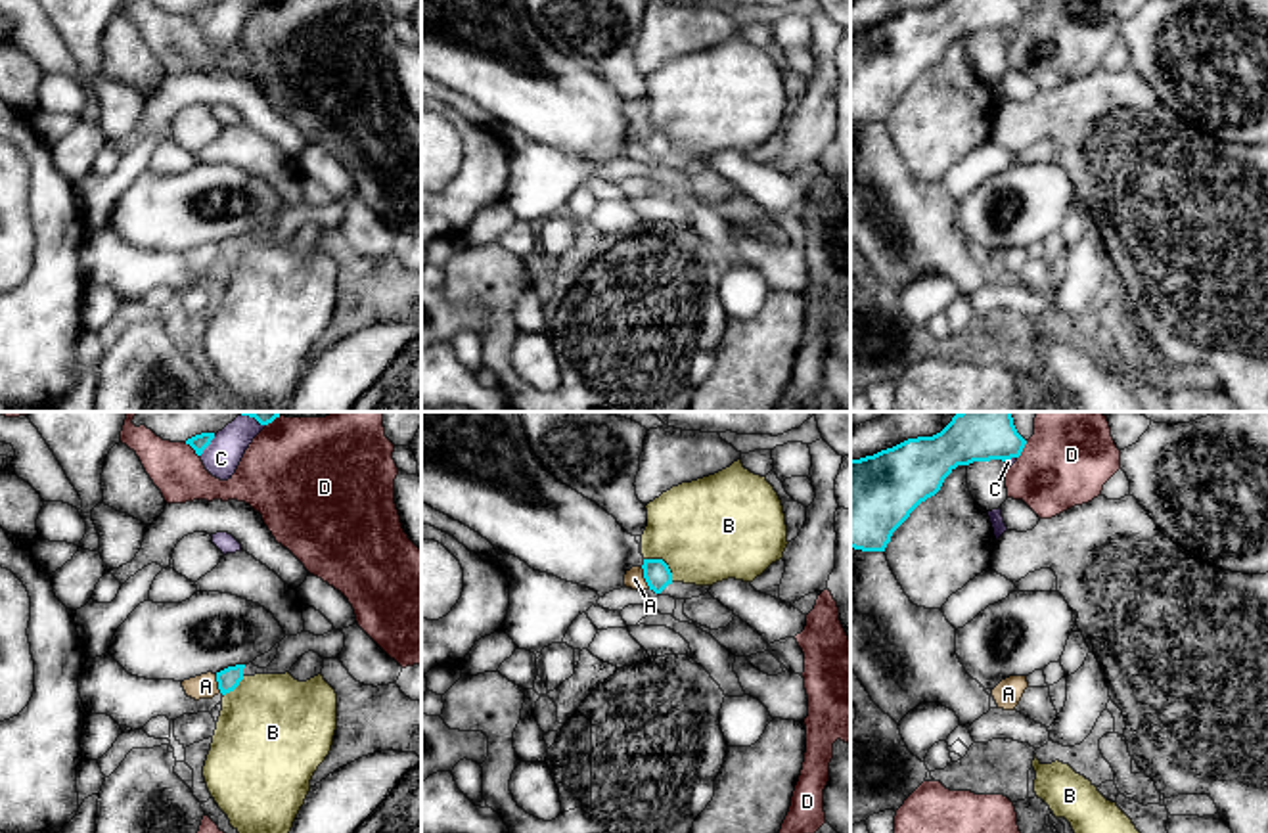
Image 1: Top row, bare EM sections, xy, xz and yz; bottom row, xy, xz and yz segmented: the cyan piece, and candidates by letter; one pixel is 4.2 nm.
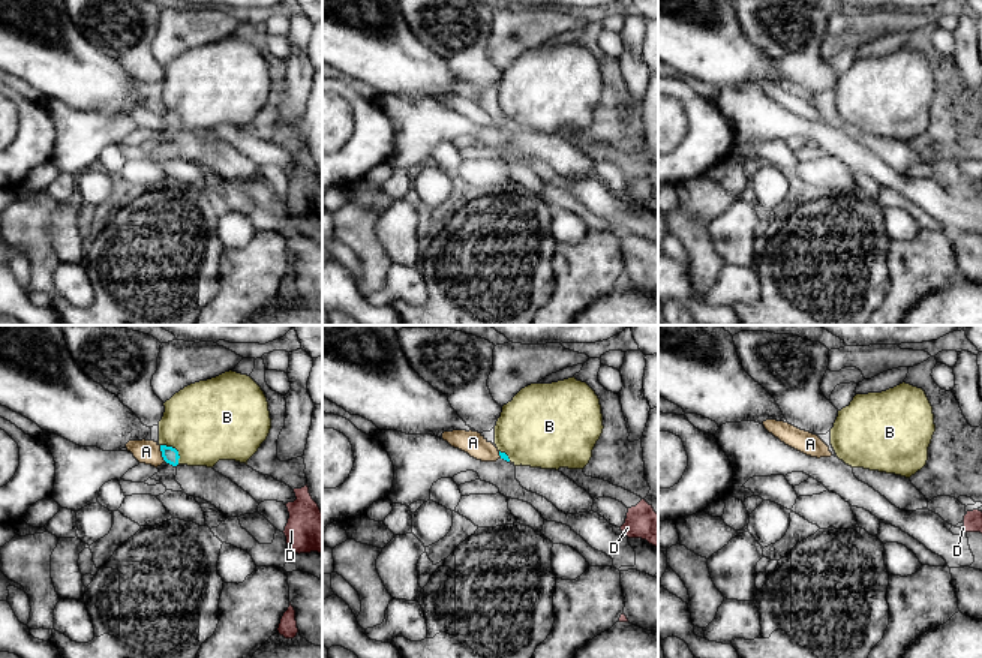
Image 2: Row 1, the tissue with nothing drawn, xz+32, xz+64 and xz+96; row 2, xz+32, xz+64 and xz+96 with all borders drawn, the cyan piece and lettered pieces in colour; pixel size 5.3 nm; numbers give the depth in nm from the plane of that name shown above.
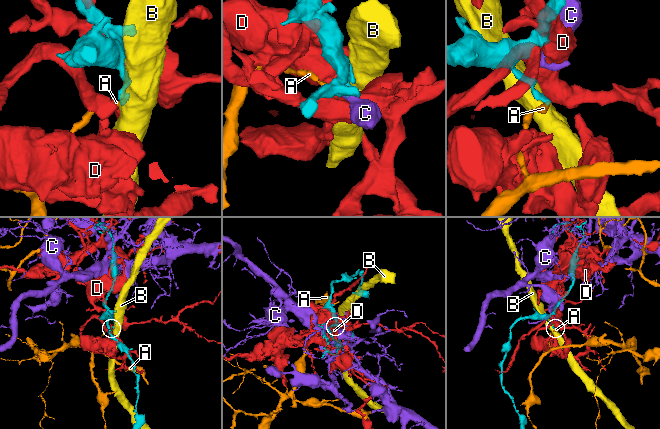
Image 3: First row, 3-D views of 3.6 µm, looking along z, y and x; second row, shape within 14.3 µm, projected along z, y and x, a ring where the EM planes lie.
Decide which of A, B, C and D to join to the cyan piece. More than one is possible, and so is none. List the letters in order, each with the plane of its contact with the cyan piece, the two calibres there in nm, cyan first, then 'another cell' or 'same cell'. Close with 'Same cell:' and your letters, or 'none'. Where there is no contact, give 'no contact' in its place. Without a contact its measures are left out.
A: contact in xz; calibres 120 and 80 nm; another cell
B: contact in xz; calibres 120 and 440 nm; another cell
C: contact in xy; calibres 70 and 160 nm; another cell
D: contact in yz; calibres 160 and 340 nm; another cell
Same cell: none

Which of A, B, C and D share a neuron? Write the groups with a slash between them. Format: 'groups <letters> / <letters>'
groups A / B / C / D

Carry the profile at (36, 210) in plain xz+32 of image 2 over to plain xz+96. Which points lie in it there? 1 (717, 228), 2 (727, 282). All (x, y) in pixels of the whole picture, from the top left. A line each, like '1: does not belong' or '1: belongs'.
1: does not belong
2: does not belong

